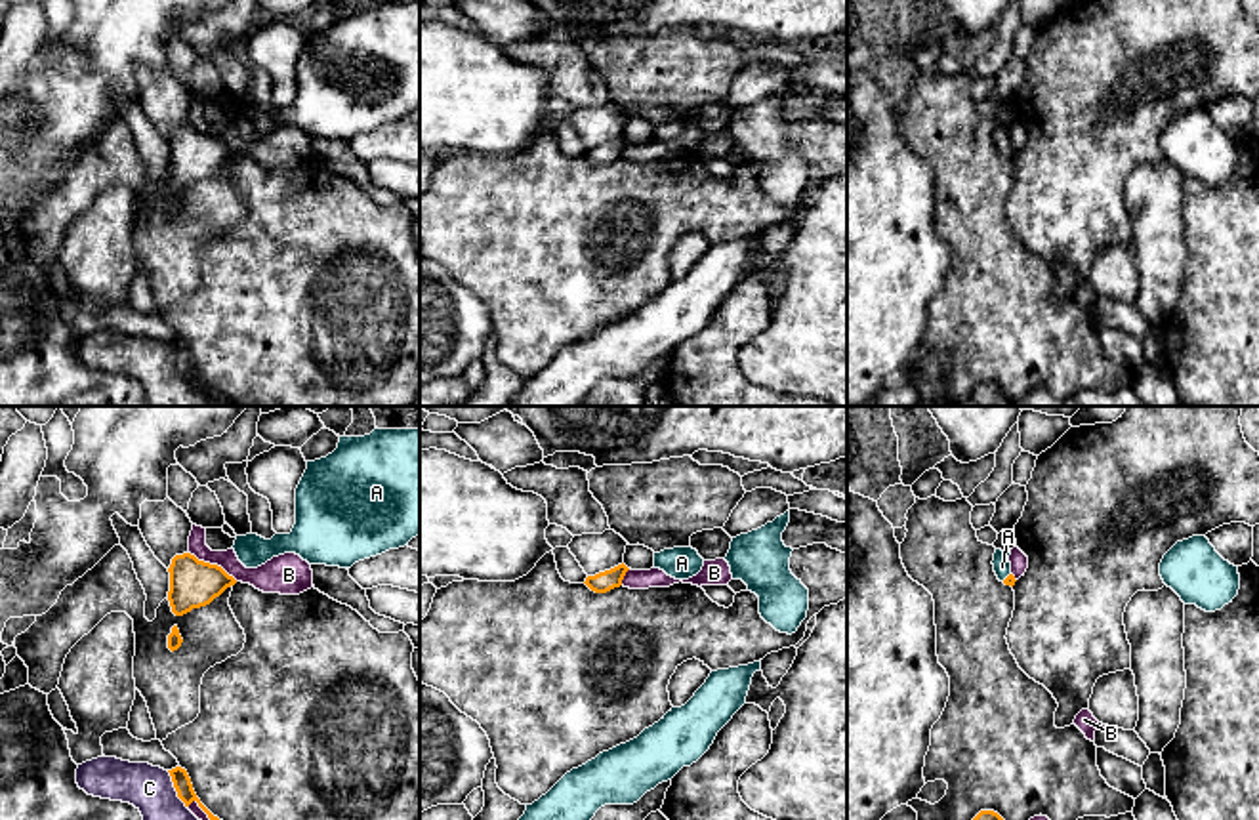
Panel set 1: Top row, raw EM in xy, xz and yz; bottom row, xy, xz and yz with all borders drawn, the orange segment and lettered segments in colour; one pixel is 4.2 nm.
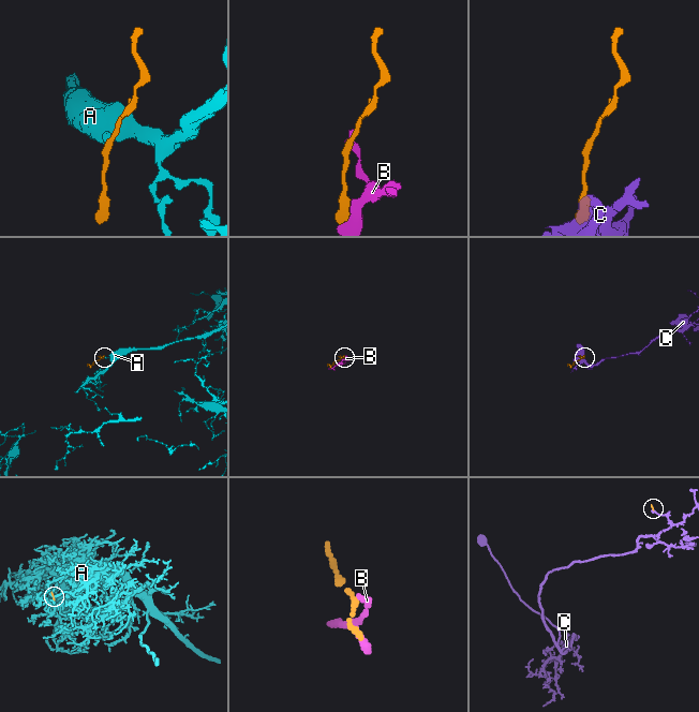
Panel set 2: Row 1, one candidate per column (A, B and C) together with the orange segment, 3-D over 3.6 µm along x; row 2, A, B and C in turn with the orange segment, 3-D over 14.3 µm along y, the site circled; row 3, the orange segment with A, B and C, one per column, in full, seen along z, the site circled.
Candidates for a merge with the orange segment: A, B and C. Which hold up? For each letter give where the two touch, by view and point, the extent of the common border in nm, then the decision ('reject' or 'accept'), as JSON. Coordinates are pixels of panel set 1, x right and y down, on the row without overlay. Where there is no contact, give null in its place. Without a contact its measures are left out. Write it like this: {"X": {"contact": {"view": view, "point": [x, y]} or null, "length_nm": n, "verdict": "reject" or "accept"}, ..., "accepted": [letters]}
{"A": {"contact": {"view": "yz", "point": [1008, 149]}, "length_nm": 50, "verdict": "accept"}, "B": {"contact": {"view": "xy", "point": [214, 138]}, "length_nm": 240, "verdict": "reject"}, "C": {"contact": {"view": "xy", "point": [176, 363]}, "length_nm": 180, "verdict": "reject"}, "accepted": ["A"]}

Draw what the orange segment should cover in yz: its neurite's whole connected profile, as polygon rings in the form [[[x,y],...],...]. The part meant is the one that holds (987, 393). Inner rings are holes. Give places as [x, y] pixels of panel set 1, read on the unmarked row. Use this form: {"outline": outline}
{"outline": [[[980,383],[961,406],[1013,406],[1013,402],[998,385]]]}

